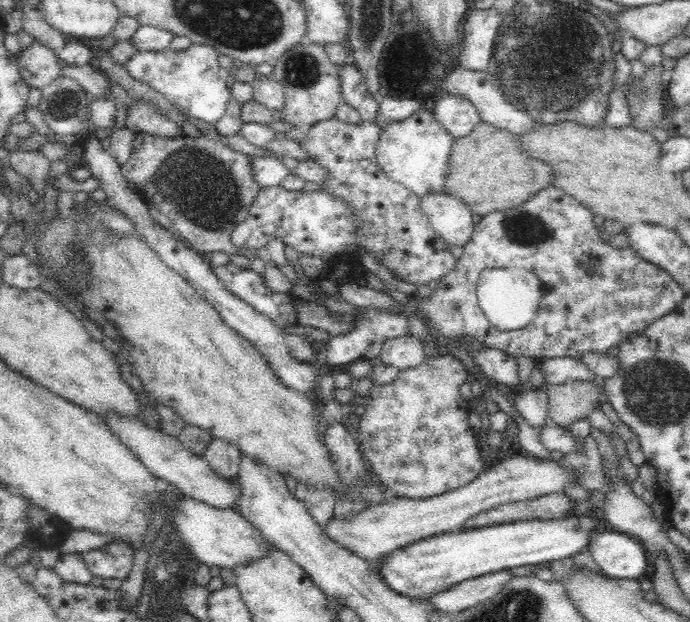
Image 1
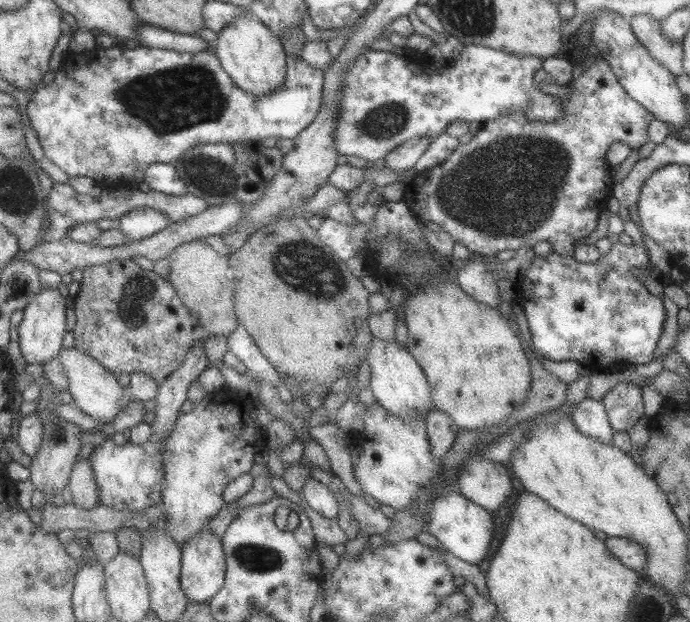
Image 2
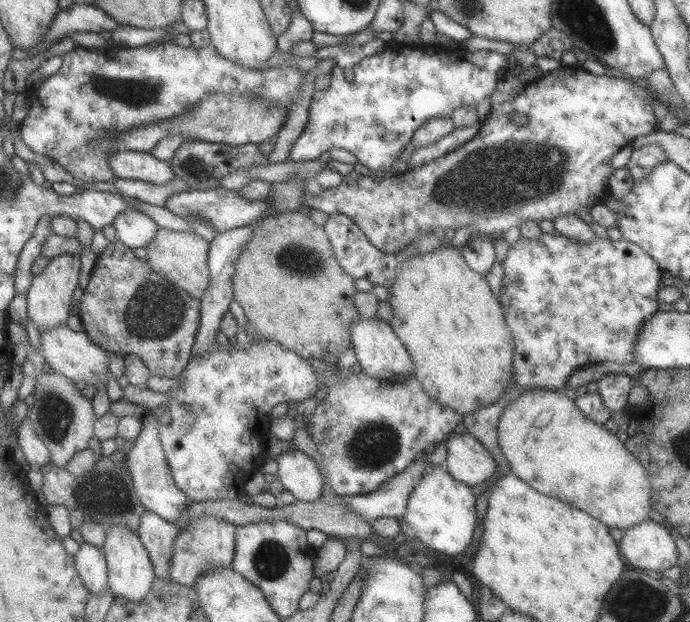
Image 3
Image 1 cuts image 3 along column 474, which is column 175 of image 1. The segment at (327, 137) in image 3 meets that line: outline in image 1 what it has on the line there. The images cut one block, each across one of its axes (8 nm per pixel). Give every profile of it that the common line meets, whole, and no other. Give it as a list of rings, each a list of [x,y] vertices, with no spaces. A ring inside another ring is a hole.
[[[192,44],[190,48],[180,52],[166,48],[162,52],[134,54],[124,64],[124,68],[130,78],[150,84],[150,88],[160,92],[180,112],[186,112],[188,116],[194,116],[208,124],[216,124],[218,120],[222,120],[232,100],[232,88],[228,88],[226,84],[226,80],[230,78],[230,70],[220,68],[216,48],[204,44]]]

